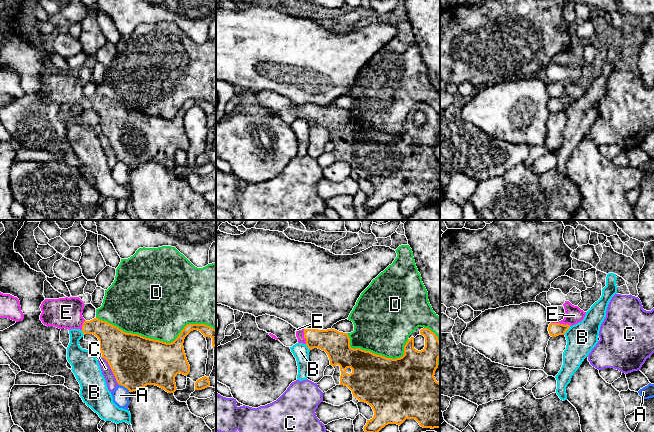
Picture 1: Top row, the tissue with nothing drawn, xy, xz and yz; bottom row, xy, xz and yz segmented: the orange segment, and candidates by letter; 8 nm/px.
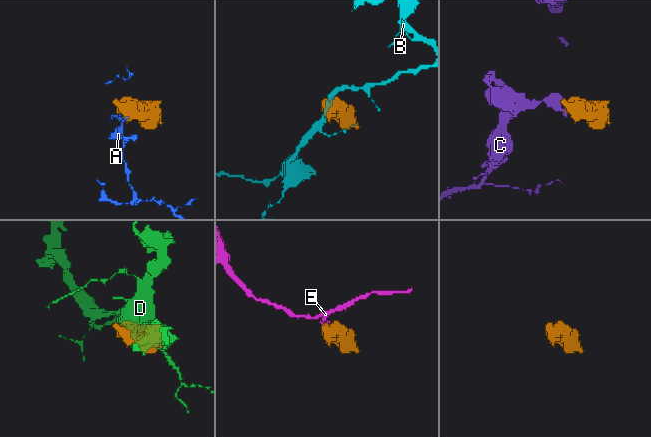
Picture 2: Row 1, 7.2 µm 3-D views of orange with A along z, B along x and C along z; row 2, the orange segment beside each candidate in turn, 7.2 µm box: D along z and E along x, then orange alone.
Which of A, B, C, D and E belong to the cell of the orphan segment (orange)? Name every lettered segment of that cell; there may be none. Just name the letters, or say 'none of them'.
E

